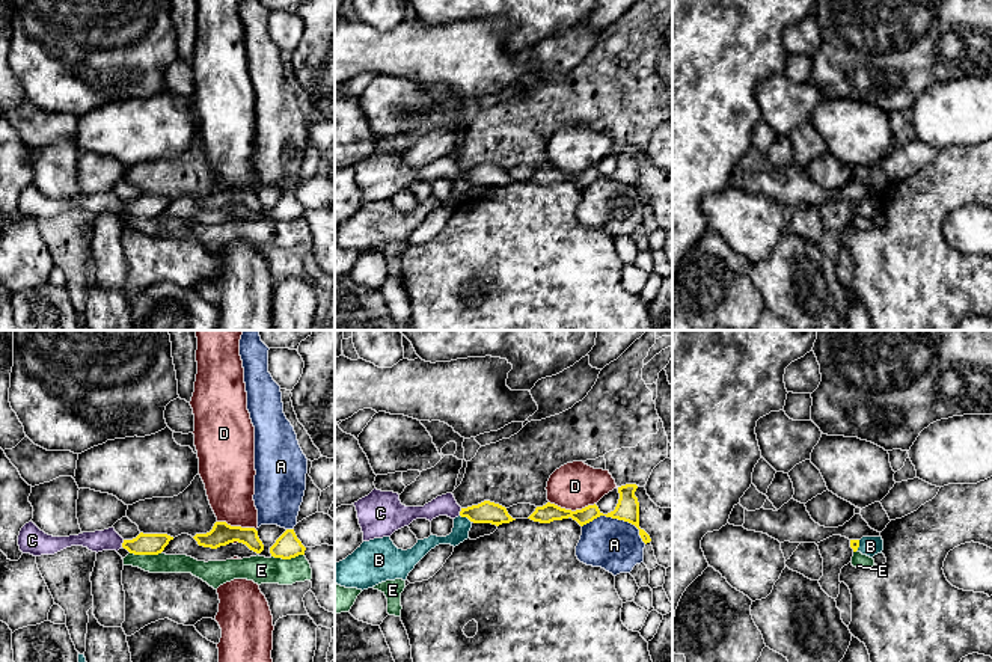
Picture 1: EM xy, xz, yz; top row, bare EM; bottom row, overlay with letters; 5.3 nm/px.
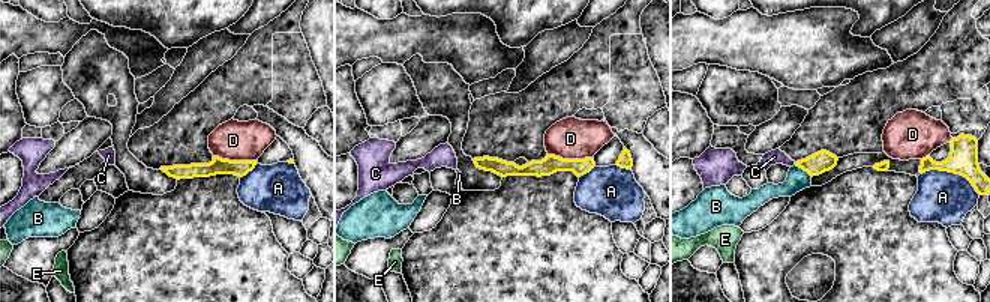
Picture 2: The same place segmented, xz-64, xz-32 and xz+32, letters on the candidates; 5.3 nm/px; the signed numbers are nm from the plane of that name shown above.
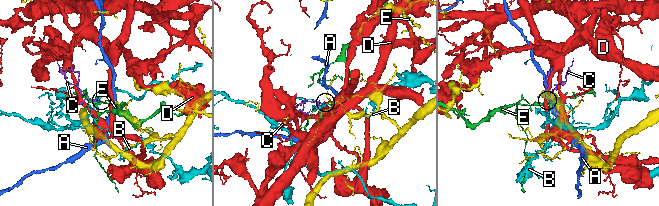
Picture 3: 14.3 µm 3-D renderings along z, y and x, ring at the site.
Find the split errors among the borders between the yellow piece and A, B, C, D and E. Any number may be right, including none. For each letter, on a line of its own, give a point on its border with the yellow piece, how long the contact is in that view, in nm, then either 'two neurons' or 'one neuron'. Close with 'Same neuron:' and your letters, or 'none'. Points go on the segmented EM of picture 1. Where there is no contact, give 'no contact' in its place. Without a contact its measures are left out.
A: meets yellow in xz at (617, 517); contact 360 nm long; two neurons
B: meets yellow in xz at (466, 516); contact 80 nm long; two neurons
C: meets yellow in xy at (122, 543); contact 40 nm long; one neuron
D: meets yellow in xz at (570, 510); contact 240 nm long; two neurons
E: meets yellow in xy at (287, 558); contact 180 nm long; two neurons
Same neuron: C

